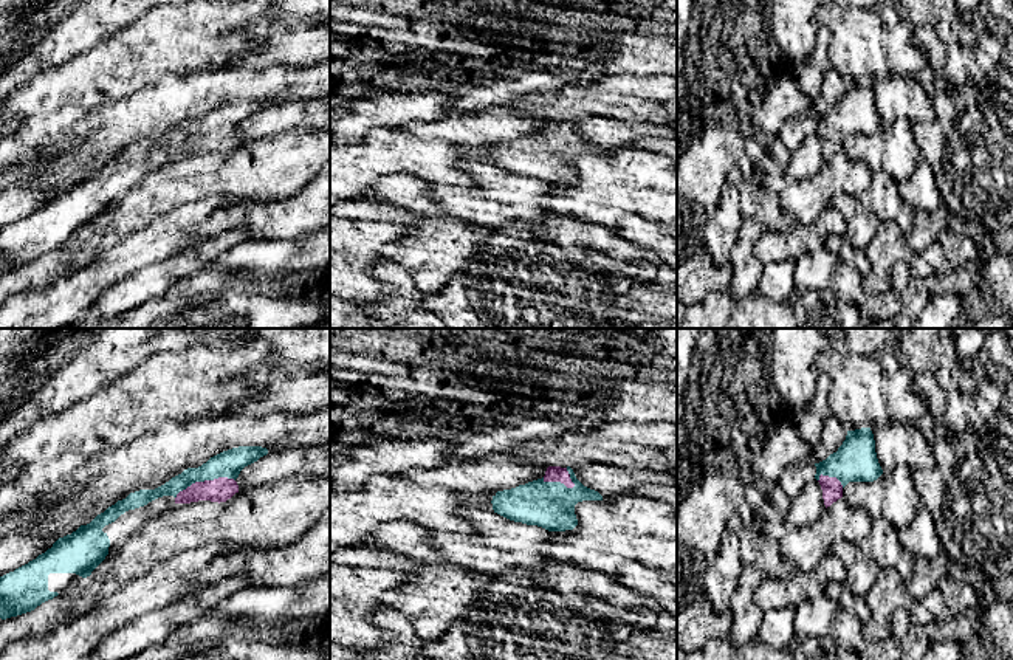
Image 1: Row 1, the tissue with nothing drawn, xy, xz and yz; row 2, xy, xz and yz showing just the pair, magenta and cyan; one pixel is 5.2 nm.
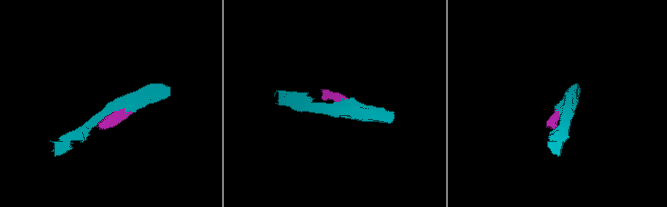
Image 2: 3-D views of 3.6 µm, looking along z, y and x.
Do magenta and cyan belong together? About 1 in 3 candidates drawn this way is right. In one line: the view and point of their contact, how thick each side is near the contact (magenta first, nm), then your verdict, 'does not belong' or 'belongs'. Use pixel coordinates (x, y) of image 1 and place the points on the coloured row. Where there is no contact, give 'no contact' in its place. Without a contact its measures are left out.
xy (205, 481) | 130/140 nm | belongs

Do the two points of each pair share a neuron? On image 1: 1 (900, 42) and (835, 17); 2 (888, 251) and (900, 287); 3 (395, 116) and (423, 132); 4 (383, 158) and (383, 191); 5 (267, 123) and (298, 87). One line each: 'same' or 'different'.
1: same
2: different
3: different
4: different
5: different

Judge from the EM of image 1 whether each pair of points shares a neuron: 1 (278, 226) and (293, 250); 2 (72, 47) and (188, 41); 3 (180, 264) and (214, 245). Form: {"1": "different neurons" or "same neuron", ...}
{"1": "different neurons", "2": "different neurons", "3": "same neuron"}

